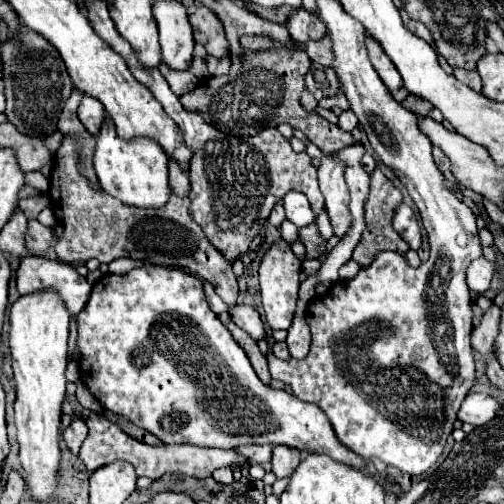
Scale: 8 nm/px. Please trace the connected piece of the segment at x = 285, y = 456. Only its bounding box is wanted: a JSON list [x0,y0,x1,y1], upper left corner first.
[271,447,301,479]

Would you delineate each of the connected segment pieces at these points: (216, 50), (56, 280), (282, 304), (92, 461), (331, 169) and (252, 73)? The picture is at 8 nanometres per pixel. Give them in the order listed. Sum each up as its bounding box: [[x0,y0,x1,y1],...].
[[189,5,229,57],[17,255,91,317],[259,239,301,329],[79,413,247,479],[319,155,353,239],[179,43,355,151]]

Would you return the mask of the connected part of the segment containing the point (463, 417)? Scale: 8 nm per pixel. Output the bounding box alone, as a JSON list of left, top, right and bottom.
[457,393,501,427]

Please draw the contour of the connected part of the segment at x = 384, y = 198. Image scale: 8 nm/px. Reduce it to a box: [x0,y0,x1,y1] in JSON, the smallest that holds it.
[353,169,409,267]

